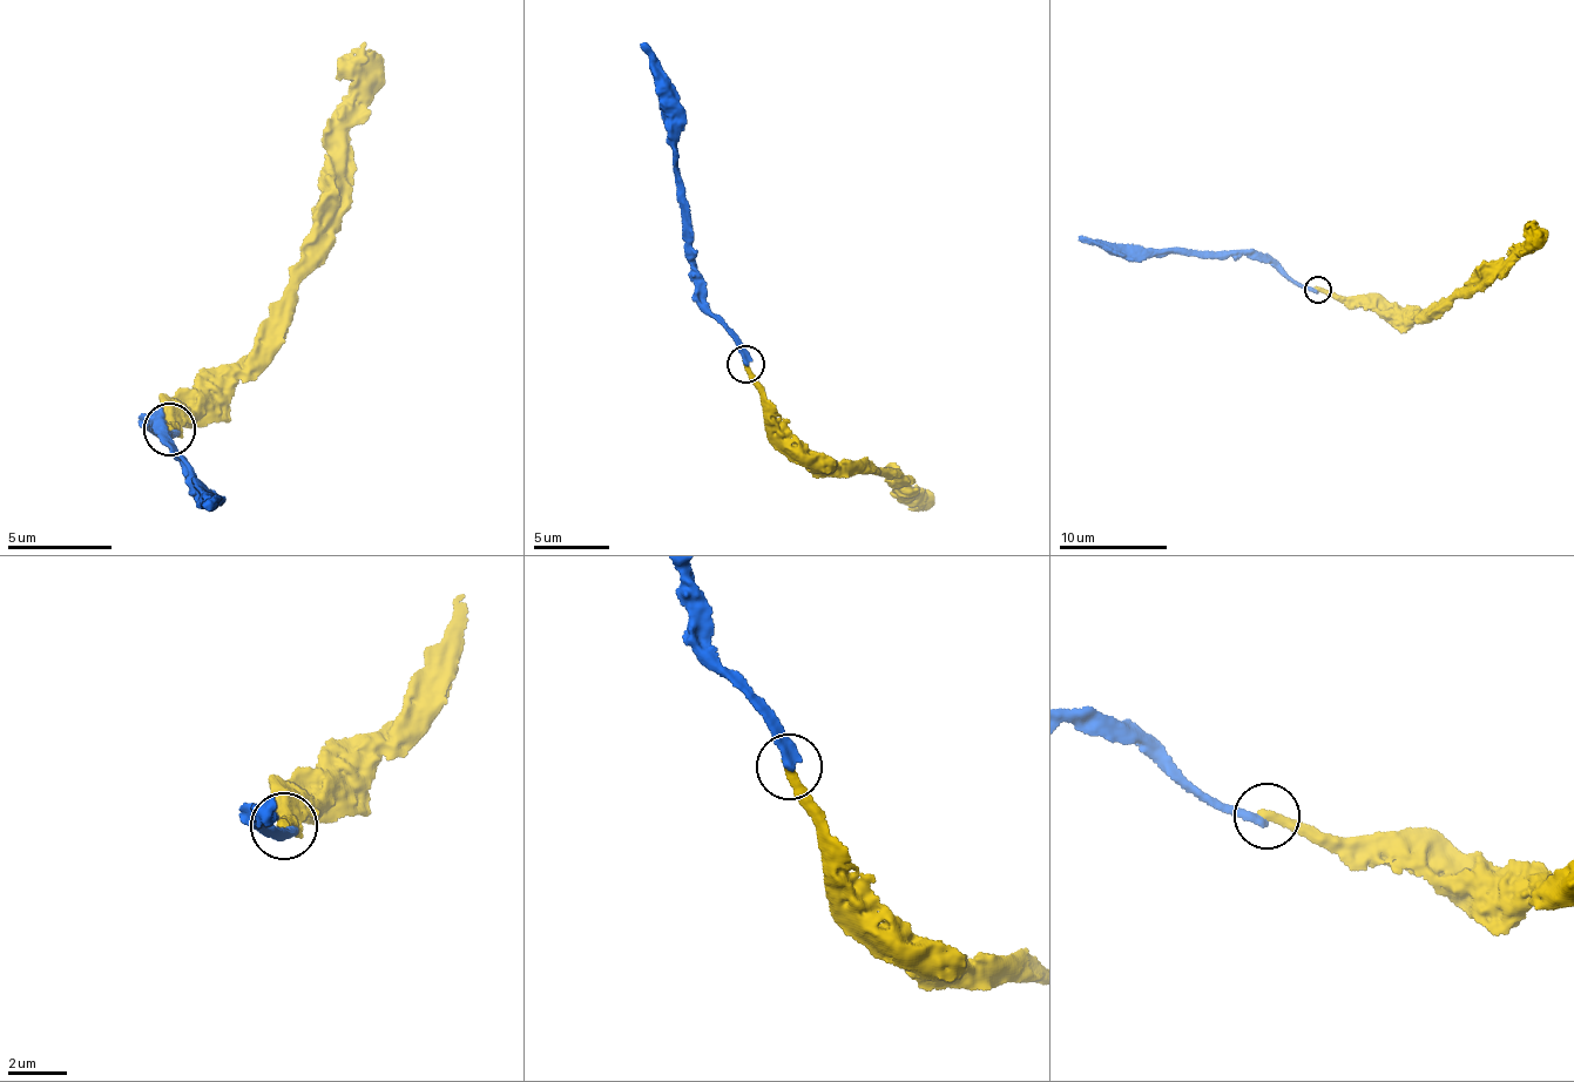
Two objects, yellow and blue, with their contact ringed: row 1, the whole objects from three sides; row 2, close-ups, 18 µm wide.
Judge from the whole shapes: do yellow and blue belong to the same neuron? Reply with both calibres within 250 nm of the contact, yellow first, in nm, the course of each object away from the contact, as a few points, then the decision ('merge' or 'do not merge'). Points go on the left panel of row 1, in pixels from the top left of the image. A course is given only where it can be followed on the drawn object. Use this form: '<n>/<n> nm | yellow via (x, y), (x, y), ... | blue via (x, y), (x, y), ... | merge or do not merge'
340/360 nm | yellow via (170, 431), (166, 418), (180, 407), (196, 412), (232, 384), (283, 291), (340, 151), (366, 42) | blue via (170, 431), (176, 439), (154, 427), (156, 424), (215, 511), (203, 505) | do not merge

